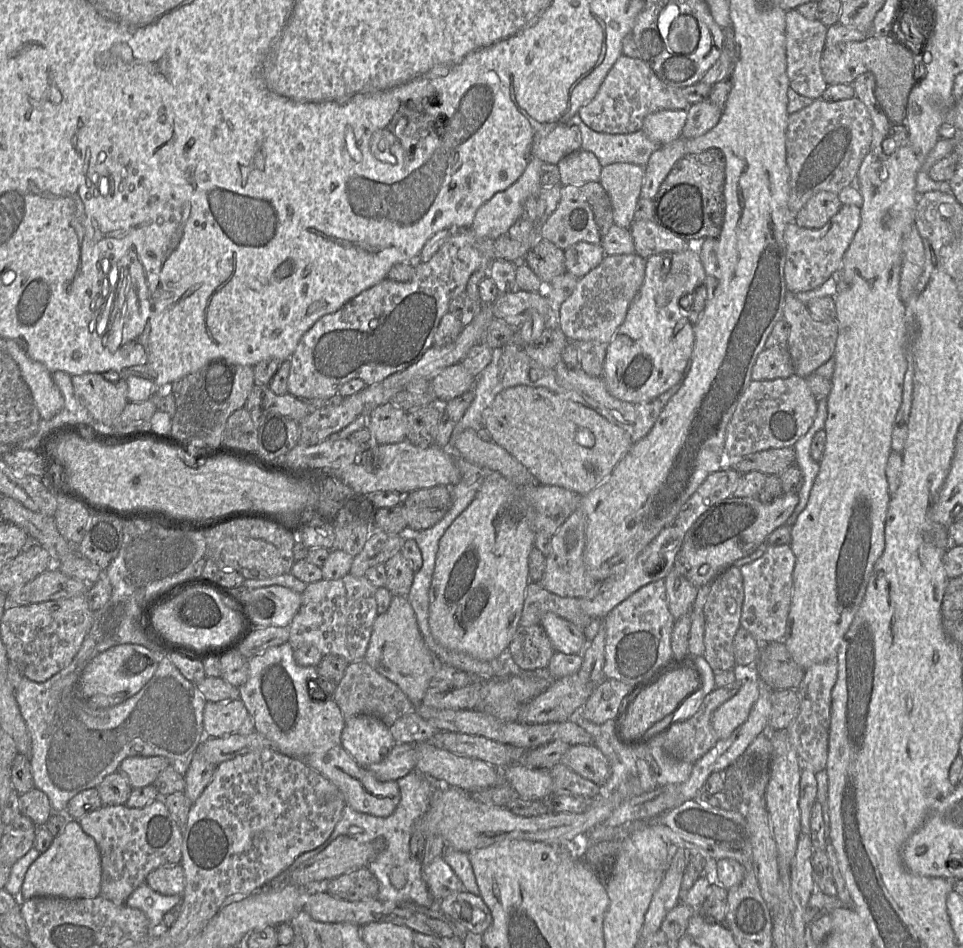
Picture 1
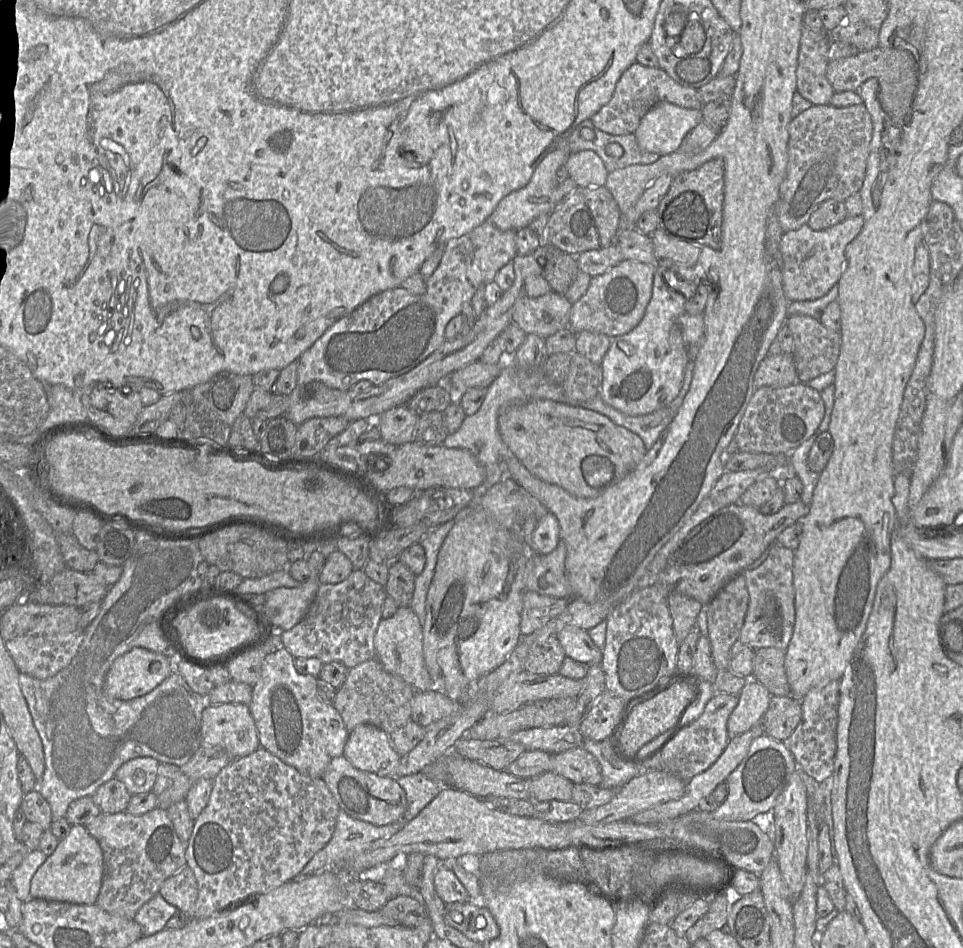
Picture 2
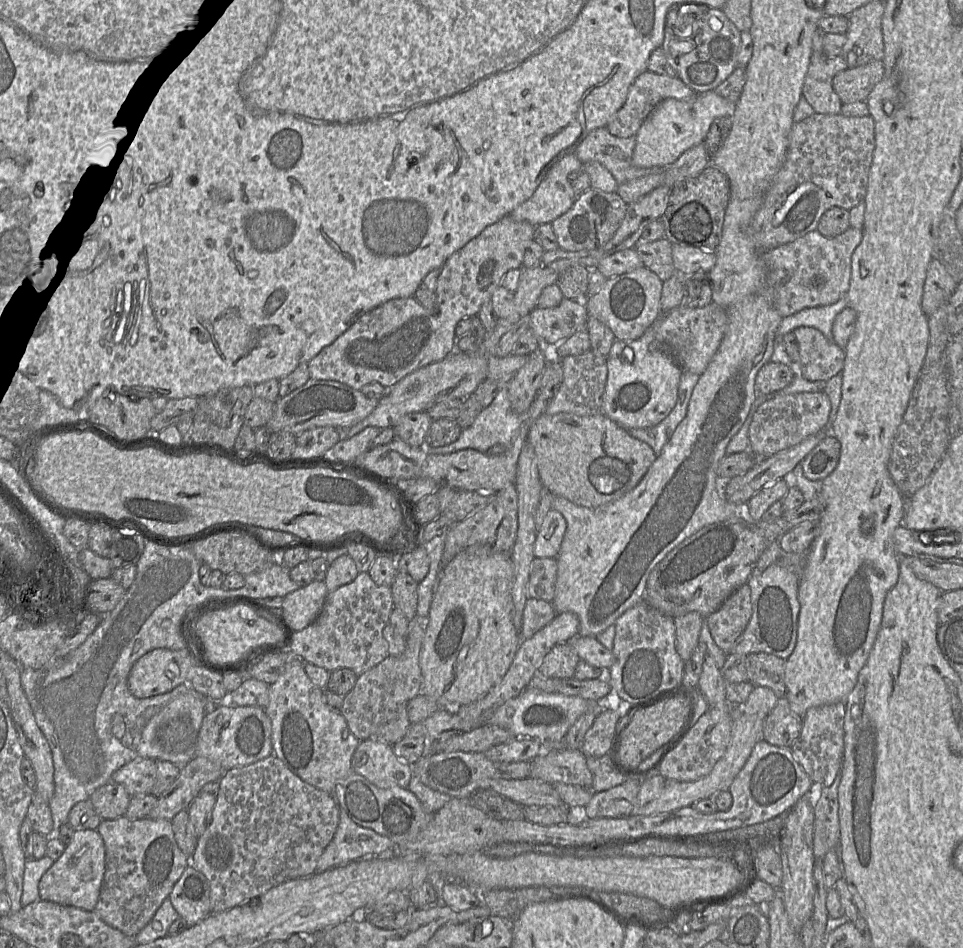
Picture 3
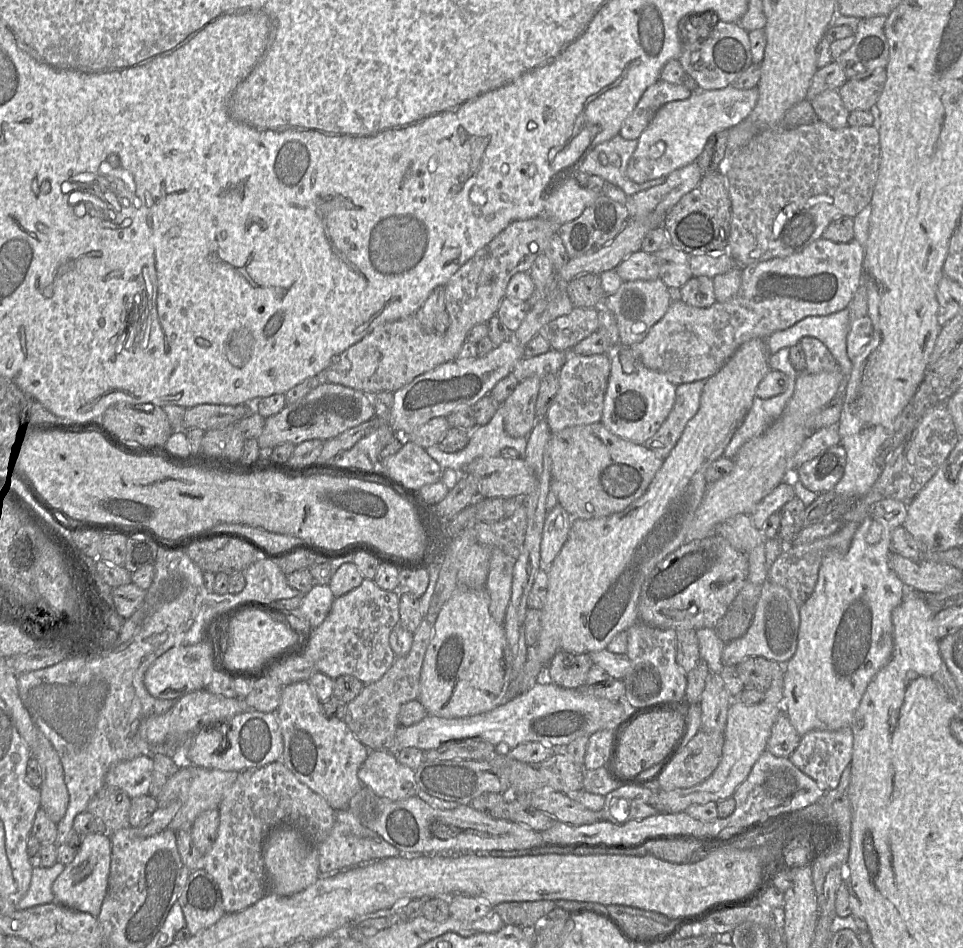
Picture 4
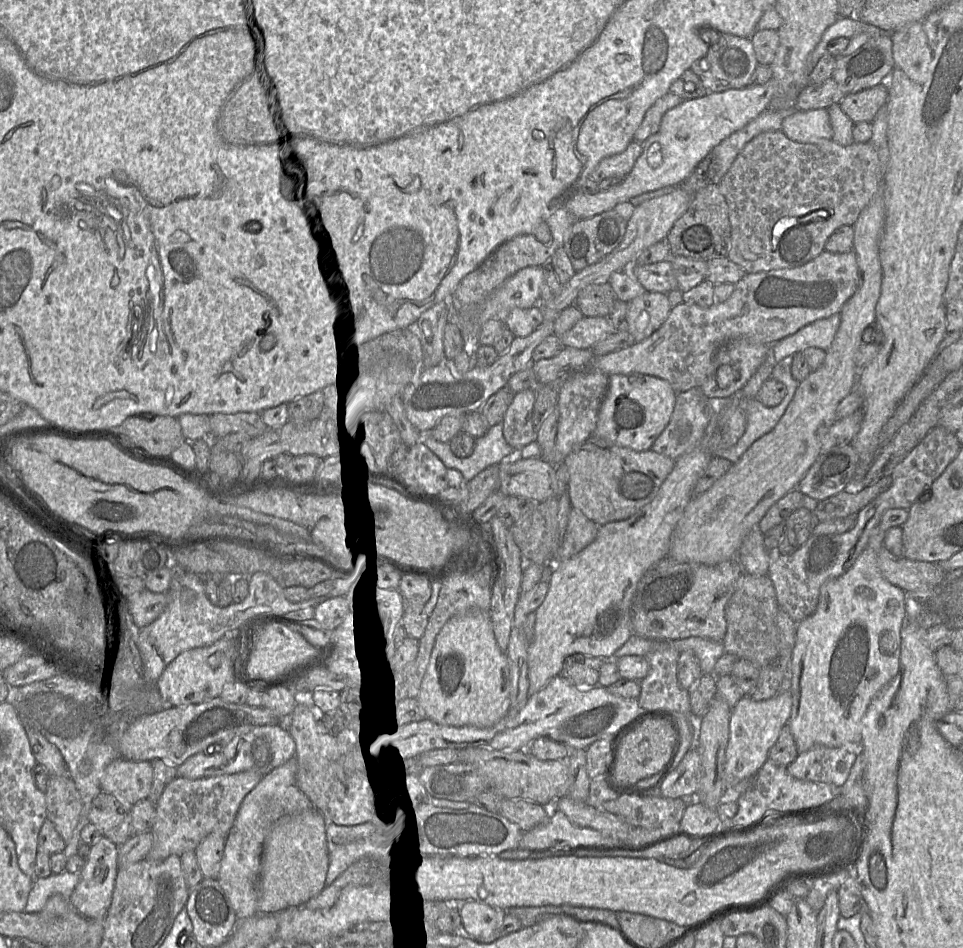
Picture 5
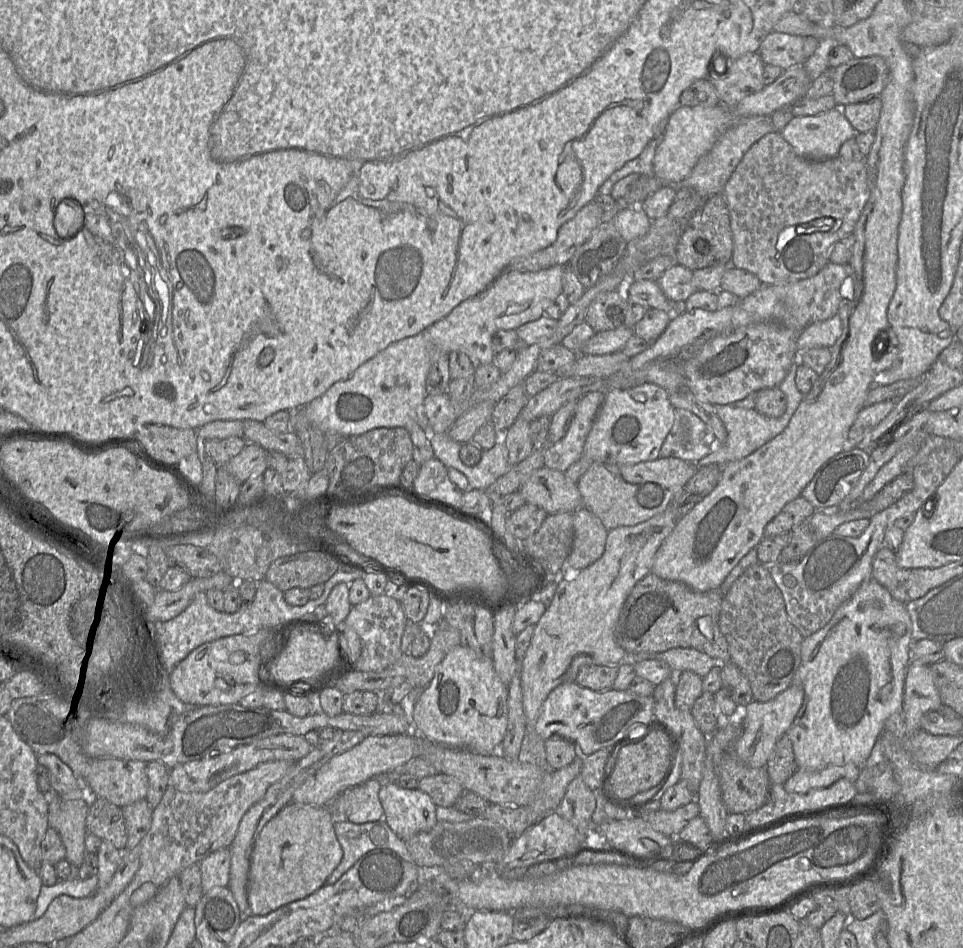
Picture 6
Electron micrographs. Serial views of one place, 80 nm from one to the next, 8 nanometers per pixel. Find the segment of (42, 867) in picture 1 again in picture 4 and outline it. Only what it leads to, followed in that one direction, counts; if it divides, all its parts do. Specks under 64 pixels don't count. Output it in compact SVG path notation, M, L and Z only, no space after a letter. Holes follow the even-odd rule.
M97 833L84 836L74 860L64 867L52 885L56 901L66 907L89 913L98 918L107 894L111 855L112 847L109 835Z

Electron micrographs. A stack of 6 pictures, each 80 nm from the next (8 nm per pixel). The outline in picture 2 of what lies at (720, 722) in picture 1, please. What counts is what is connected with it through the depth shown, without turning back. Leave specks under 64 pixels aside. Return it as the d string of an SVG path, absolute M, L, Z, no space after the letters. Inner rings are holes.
M748 679L739 694L736 707L728 718L727 730L730 738L761 723L769 707L770 698L771 694L763 685Z

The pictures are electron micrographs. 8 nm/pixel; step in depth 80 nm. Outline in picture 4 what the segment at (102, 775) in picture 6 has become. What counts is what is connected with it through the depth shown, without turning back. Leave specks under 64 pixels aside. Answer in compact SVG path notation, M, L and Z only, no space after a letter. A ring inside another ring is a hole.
M139 756L112 766L105 776L105 785L123 790L131 799L148 795L153 771L153 758Z

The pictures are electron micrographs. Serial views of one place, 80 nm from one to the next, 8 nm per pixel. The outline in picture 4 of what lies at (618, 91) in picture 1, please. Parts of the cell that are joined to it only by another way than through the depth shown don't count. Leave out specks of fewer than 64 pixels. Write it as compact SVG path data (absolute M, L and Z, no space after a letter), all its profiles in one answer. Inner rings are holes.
M658 80L646 89L634 110L624 120L619 136L638 140L659 108L672 101L688 99L692 94L692 91L683 86Z

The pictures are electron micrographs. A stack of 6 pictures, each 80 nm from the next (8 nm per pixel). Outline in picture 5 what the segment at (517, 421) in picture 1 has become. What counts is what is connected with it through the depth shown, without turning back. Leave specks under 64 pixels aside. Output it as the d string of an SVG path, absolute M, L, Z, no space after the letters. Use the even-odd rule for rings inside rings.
M590 437L565 458L563 465L569 472L566 492L572 508L580 510L591 521L602 526L610 522L625 520L649 504L658 494L667 476L672 472L675 460L651 450L634 451L592 440Z

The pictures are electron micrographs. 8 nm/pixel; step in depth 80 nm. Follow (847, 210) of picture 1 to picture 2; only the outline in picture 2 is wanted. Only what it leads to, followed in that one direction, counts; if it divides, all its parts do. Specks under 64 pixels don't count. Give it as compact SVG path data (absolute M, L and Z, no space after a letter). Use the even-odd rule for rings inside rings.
M848 216L842 222L816 231L808 225L787 231L780 241L783 258L783 291L788 302L815 300L837 285L846 265L846 248L862 231L864 218Z

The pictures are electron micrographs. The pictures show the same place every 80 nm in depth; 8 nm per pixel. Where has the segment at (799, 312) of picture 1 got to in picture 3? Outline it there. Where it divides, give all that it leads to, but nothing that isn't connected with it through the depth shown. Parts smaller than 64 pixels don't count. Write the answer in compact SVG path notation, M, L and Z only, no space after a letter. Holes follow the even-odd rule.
M801 326L793 331L799 344L799 374L808 381L828 381L840 373L844 366L844 350L834 341L828 340L818 329Z

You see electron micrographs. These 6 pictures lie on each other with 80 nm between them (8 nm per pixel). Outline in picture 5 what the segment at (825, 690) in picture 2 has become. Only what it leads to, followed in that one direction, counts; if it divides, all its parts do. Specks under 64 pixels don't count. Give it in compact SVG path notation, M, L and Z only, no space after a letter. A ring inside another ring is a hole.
M859 744L842 747L818 745L798 753L796 759L788 765L787 771L800 780L842 786L859 754L861 754Z

